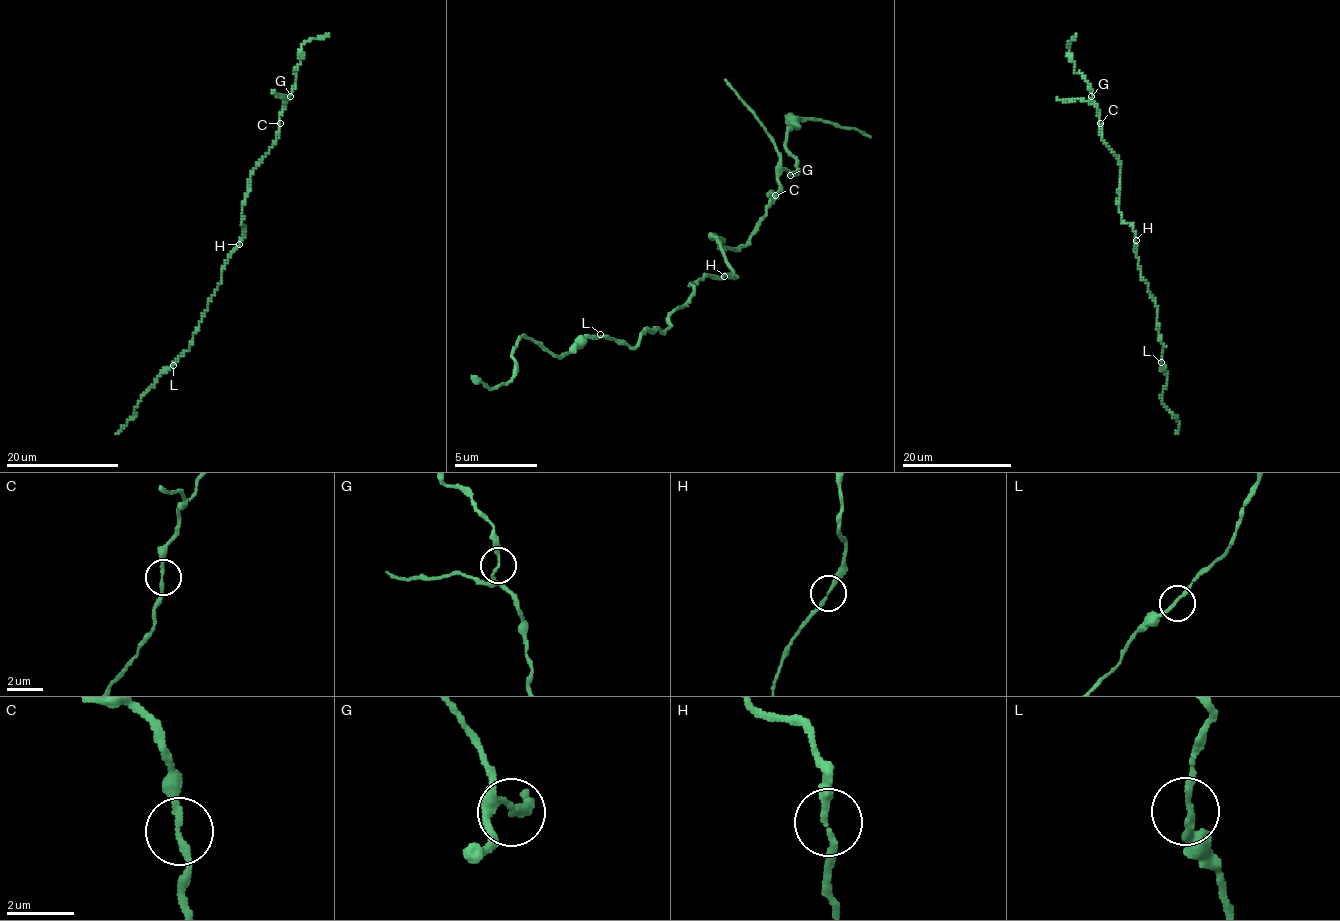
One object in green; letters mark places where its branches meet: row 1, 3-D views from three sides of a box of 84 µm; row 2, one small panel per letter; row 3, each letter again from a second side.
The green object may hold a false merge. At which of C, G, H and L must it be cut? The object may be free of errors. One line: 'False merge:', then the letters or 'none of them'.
False merge: none of them

